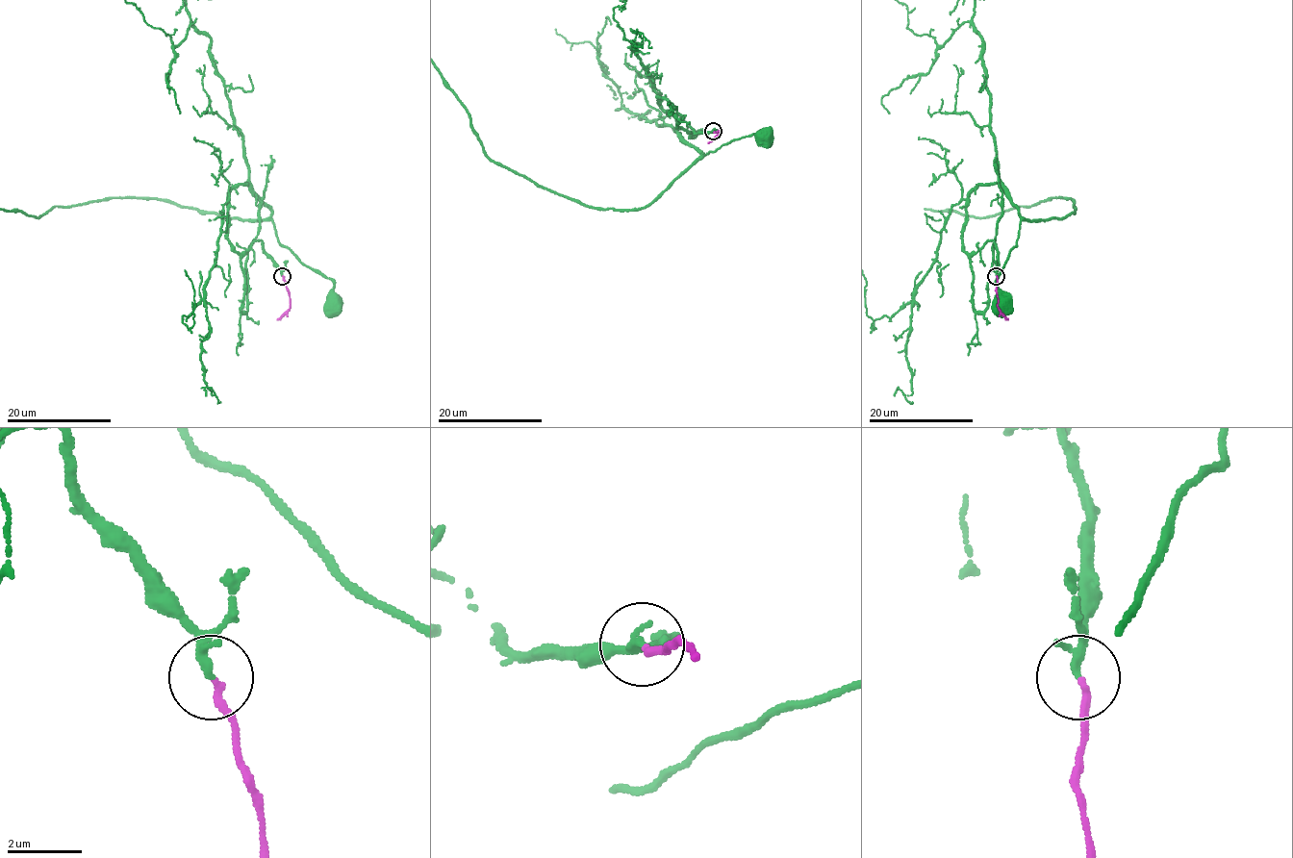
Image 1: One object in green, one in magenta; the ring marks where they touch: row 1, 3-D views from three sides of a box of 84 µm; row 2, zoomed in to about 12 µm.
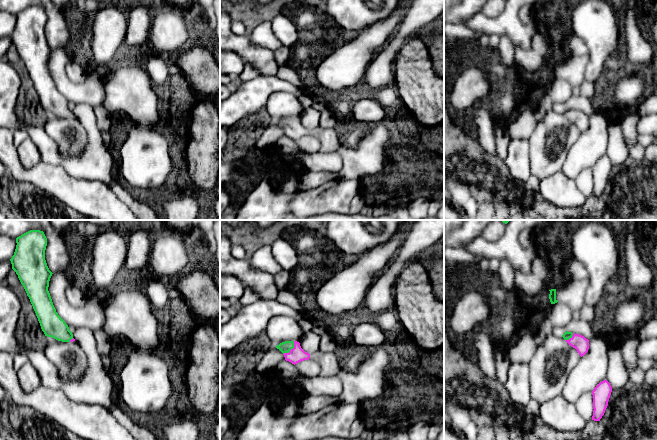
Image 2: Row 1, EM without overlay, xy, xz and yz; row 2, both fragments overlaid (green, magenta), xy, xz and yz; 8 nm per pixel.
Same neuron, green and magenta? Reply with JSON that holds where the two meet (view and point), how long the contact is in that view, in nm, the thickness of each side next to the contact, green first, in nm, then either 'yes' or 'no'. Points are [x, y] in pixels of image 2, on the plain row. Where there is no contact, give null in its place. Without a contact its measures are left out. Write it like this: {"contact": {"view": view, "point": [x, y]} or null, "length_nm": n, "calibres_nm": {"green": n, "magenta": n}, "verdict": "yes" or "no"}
{"contact": {"view": "xz", "point": [291, 124]}, "length_nm": 140, "calibres_nm": {"green": 90, "magenta": 120}, "verdict": "yes"}

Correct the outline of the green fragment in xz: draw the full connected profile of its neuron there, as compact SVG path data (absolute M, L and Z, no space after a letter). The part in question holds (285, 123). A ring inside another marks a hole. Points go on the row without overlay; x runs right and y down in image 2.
M285 117L277 121L276 124L283 129L286 137L294 141L310 134L310 130L305 128L297 117Z

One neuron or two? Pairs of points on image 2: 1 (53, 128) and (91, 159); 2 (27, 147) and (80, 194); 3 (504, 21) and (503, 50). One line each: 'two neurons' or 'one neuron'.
1: two neurons
2: two neurons
3: two neurons

